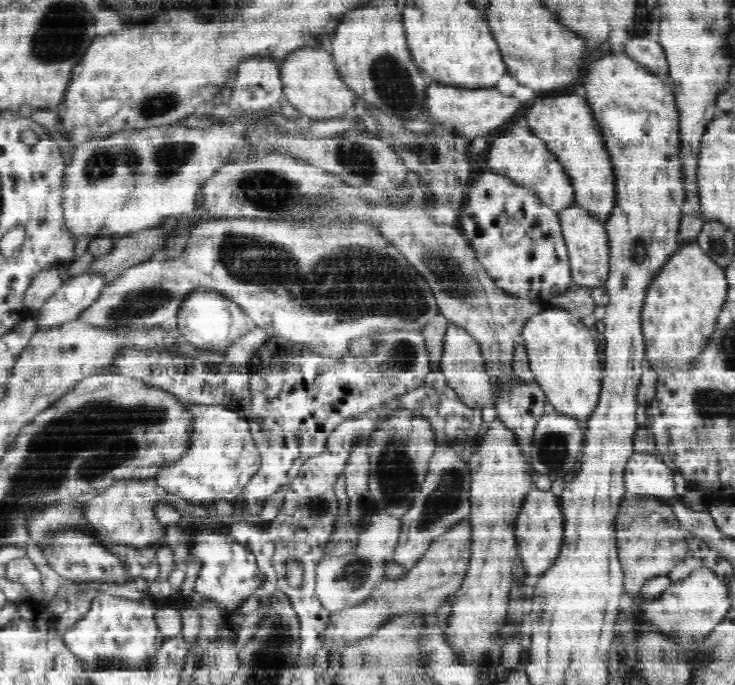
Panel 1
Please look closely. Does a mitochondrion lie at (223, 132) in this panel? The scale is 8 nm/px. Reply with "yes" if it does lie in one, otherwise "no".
no

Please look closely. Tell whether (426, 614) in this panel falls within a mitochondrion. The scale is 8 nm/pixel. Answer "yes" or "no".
no

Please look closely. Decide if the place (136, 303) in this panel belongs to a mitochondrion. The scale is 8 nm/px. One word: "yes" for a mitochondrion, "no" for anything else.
yes

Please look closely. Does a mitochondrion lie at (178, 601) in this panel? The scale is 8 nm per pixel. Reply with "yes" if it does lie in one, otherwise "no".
no

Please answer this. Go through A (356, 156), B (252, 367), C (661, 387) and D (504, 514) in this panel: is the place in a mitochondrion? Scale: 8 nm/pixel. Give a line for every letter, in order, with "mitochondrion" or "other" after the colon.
A: mitochondrion
B: other
C: other
D: other

